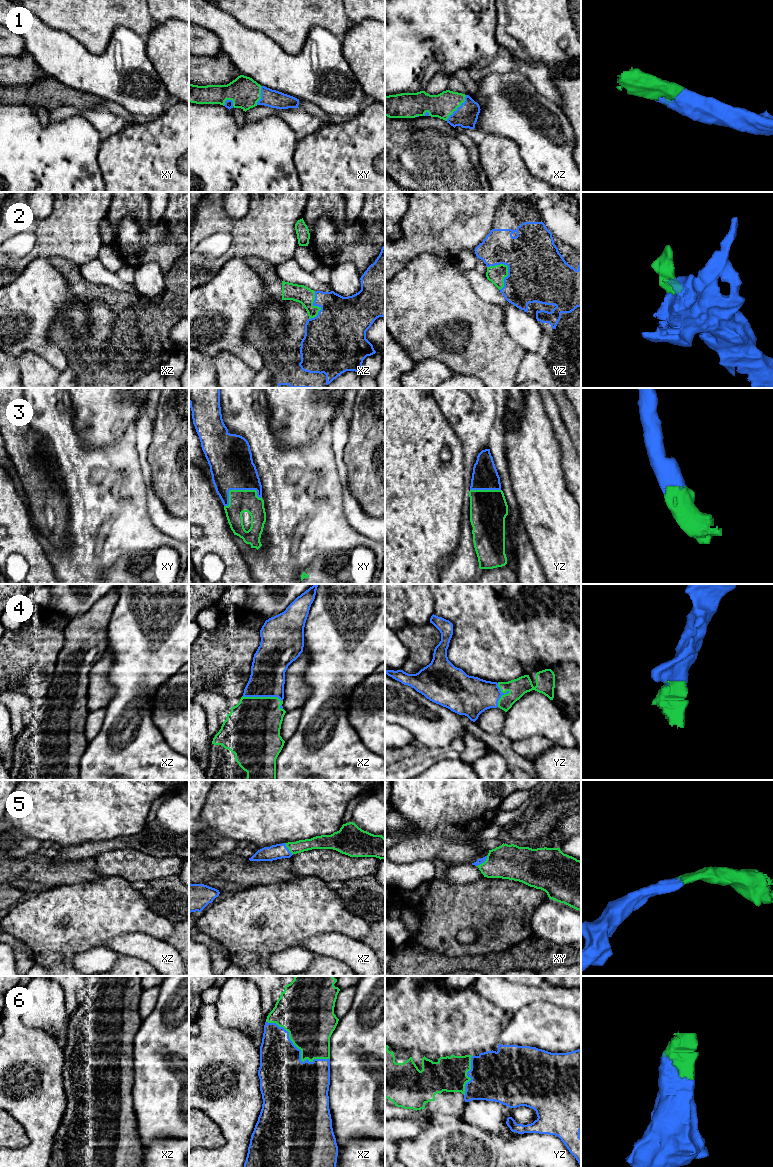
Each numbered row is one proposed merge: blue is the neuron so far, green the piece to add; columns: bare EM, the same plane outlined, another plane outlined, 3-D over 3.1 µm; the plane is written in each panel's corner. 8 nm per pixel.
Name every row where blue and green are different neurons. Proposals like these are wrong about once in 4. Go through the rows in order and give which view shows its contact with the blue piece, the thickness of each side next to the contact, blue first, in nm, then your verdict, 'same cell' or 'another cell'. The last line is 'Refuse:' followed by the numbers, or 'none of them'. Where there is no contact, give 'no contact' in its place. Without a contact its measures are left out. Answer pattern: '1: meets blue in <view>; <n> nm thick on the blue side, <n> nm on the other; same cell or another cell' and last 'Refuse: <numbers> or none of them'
1: meets blue in xz; 180 nm thick on the blue side, 200 nm on the other; same cell
2: meets blue in yz; 480 nm thick on the blue side, 140 nm on the other; same cell
3: meets blue in xy; 360 nm thick on the blue side, 180 nm on the other; same cell
4: meets blue in xz; 280 nm thick on the blue side, 420 nm on the other; same cell
5: meets blue in xy; 50 nm thick on the blue side, 280 nm on the other; same cell
6: meets blue in xz; 380 nm thick on the blue side, 400 nm on the other; same cell
Refuse: none of them

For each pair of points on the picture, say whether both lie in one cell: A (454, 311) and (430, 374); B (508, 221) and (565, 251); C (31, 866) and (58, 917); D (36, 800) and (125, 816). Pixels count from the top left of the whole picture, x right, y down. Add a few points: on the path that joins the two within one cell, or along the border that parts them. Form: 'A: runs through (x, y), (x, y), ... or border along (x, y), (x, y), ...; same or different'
A: border along (415, 361), (438, 359), (455, 373); different
B: runs through (522, 230), (543, 248), (551, 248); same
C: border along (67, 885), (59, 885), (39, 892); different
D: runs through (58, 802), (103, 802); same

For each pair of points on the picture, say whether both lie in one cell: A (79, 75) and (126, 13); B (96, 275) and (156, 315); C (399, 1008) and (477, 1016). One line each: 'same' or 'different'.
A: different
B: different
C: same

